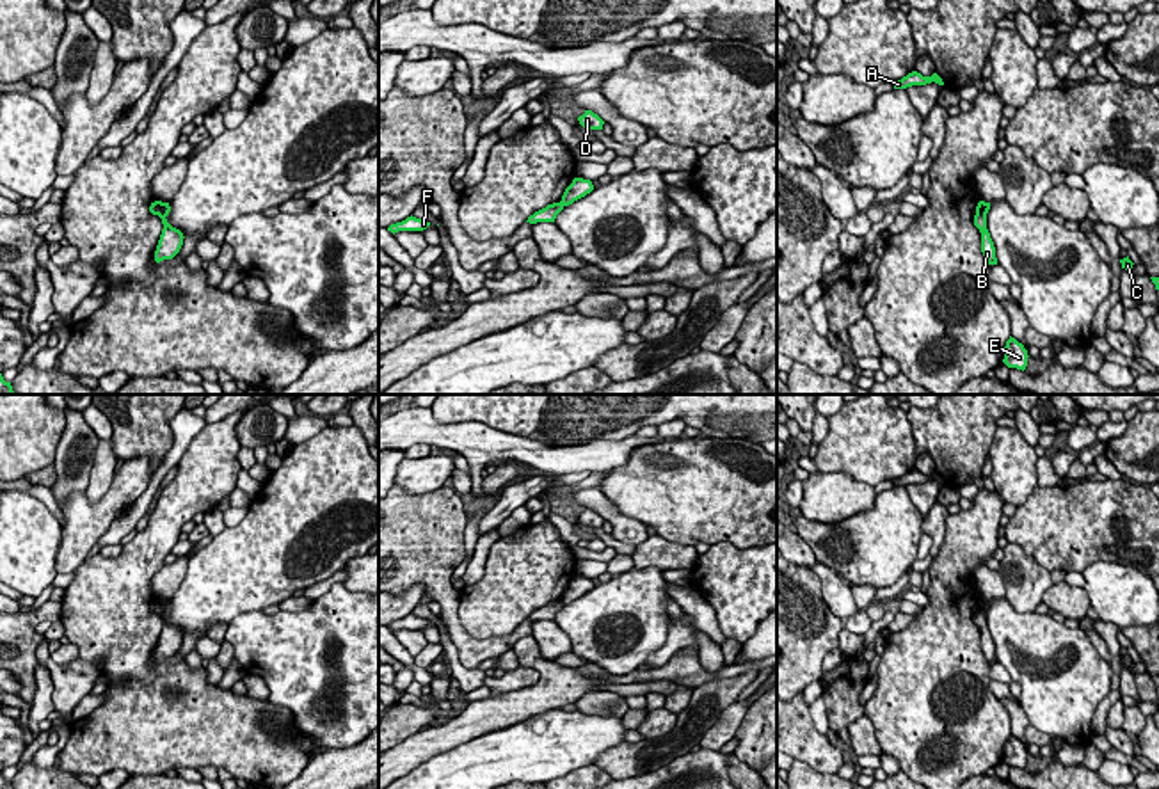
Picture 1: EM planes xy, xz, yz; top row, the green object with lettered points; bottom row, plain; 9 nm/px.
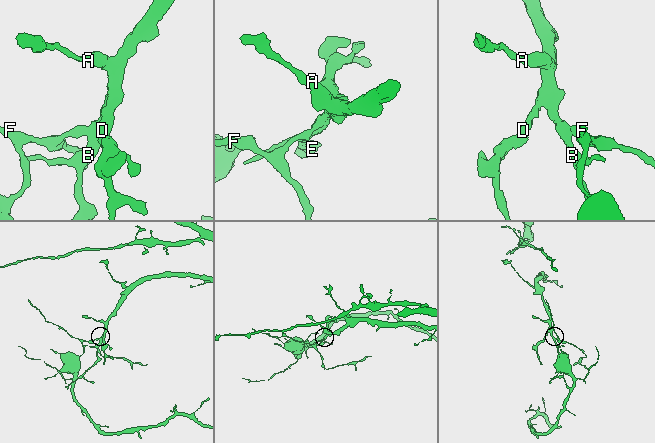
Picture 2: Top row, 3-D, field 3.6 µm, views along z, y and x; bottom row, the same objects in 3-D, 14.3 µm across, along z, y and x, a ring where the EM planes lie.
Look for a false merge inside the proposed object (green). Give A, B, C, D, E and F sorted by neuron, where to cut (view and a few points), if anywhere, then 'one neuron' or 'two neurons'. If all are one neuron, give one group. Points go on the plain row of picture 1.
A B D E / C F; cut in xy along (166, 601), (166, 610), (160, 615); two neurons

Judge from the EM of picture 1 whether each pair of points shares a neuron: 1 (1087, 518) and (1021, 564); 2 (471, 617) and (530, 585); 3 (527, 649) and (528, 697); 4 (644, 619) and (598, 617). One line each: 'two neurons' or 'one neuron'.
1: two neurons
2: one neuron
3: one neuron
4: one neuron

